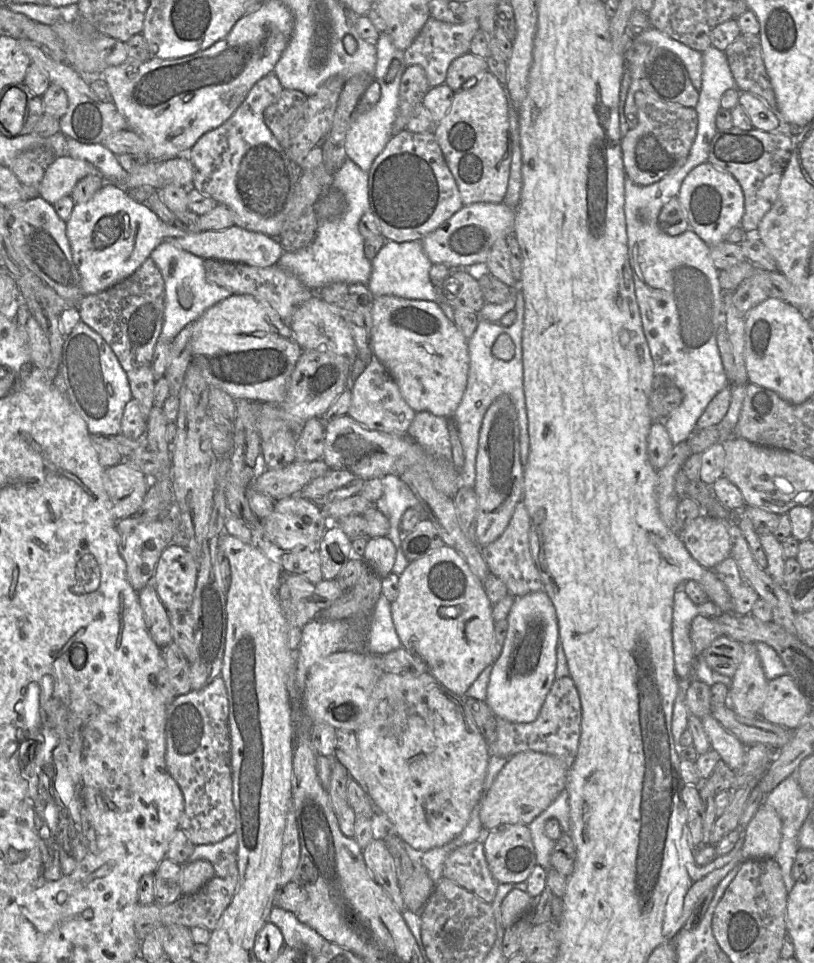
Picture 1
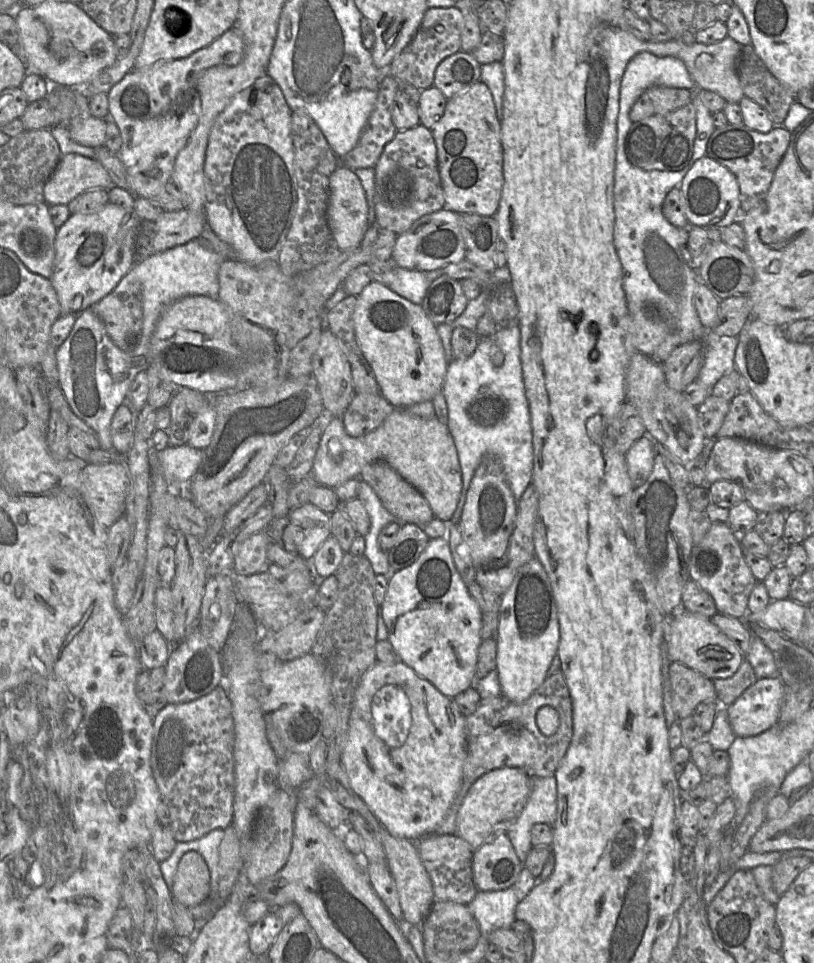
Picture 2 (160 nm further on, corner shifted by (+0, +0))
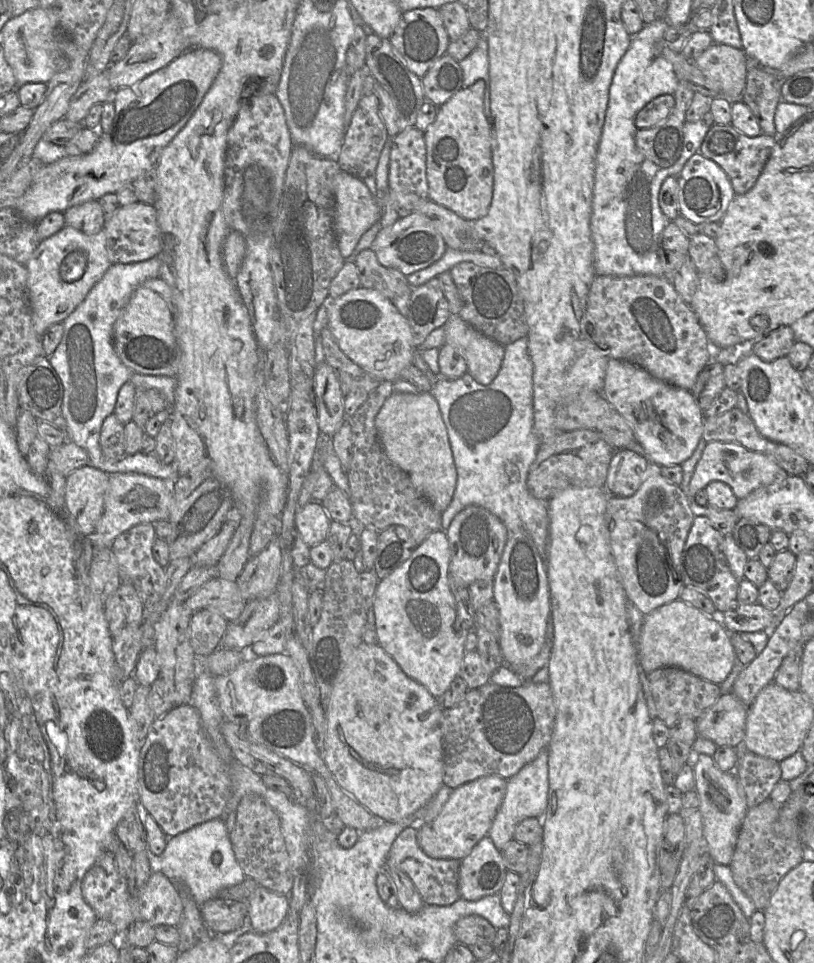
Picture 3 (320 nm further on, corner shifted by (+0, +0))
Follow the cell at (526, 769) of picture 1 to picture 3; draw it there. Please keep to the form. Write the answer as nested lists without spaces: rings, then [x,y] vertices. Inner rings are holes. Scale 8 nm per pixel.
[[[489,775],[465,783],[451,792],[439,815],[431,822],[417,825],[417,841],[426,855],[435,859],[465,858],[473,847],[487,836],[504,799],[507,779]]]

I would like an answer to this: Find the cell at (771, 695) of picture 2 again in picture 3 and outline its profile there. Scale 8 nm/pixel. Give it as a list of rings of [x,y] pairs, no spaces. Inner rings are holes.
[[[733,693],[722,694],[696,719],[697,737],[711,740],[717,747],[743,747],[748,709]]]

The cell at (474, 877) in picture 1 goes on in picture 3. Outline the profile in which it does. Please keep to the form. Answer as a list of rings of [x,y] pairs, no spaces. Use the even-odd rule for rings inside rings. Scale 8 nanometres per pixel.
[[[412,826],[402,830],[393,841],[384,869],[394,867],[407,874],[424,905],[448,906],[461,898],[458,886],[460,864],[461,860],[435,859],[426,855],[417,841],[417,826]]]

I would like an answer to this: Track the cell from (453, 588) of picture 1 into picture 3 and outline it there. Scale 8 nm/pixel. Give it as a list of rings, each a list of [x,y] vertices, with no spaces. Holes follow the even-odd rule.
[[[446,531],[430,534],[395,571],[381,579],[373,597],[378,645],[410,678],[440,699],[459,676],[468,631],[459,626],[449,579],[450,548]]]

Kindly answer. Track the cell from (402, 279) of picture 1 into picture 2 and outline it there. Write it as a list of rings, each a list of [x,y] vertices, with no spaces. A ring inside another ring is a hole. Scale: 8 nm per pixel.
[[[395,266],[389,289],[416,305],[421,305],[430,283],[421,271]]]

